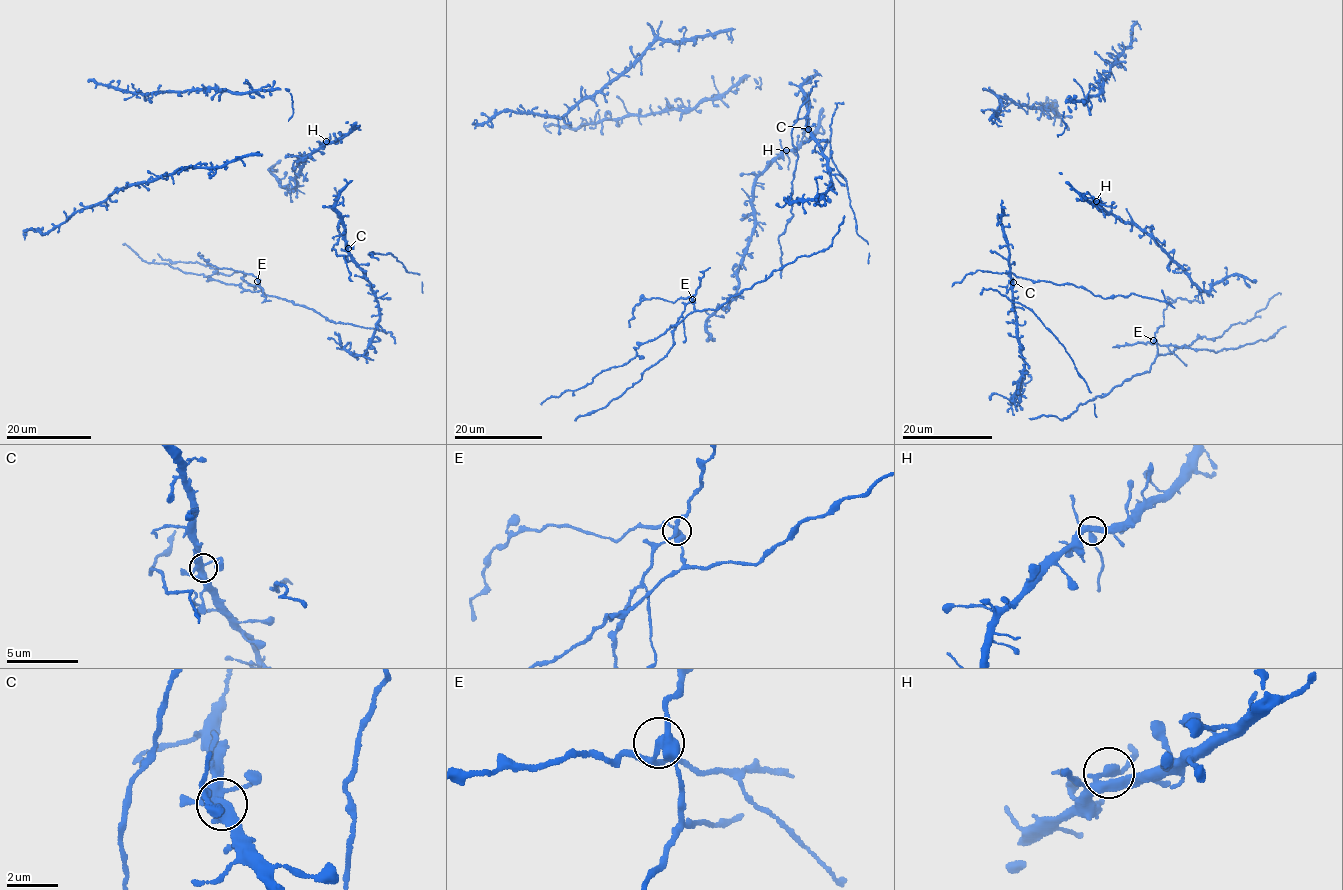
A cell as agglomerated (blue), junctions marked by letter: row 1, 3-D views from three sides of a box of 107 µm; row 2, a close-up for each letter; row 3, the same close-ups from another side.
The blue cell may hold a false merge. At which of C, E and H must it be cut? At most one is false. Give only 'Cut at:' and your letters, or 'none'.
Cut at: E

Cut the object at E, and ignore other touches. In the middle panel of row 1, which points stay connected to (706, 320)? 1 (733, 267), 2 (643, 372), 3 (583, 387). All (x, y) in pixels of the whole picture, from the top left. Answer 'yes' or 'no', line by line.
1: yes
2: no
3: yes

